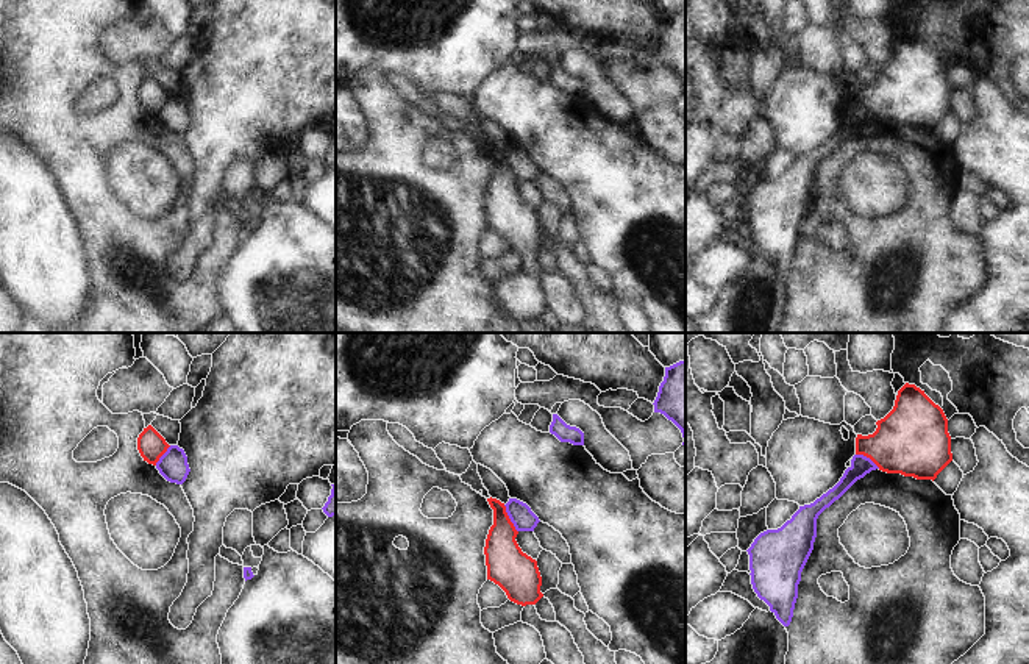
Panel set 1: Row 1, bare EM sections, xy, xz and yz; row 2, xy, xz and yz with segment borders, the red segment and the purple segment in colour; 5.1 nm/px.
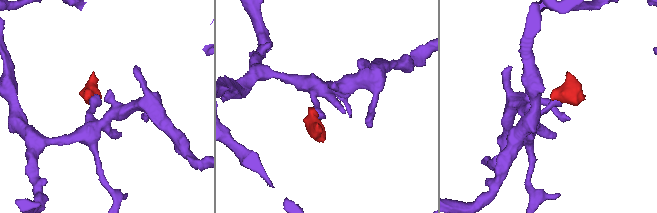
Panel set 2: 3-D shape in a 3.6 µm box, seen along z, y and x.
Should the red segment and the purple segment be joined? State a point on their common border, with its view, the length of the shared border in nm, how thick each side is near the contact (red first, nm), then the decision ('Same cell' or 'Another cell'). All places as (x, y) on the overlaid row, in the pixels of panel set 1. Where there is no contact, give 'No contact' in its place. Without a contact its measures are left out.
Touches red at xz (509, 519). Shared border 160 nm. Thickness 220 nm (red) against 120 nm. Another cell.

